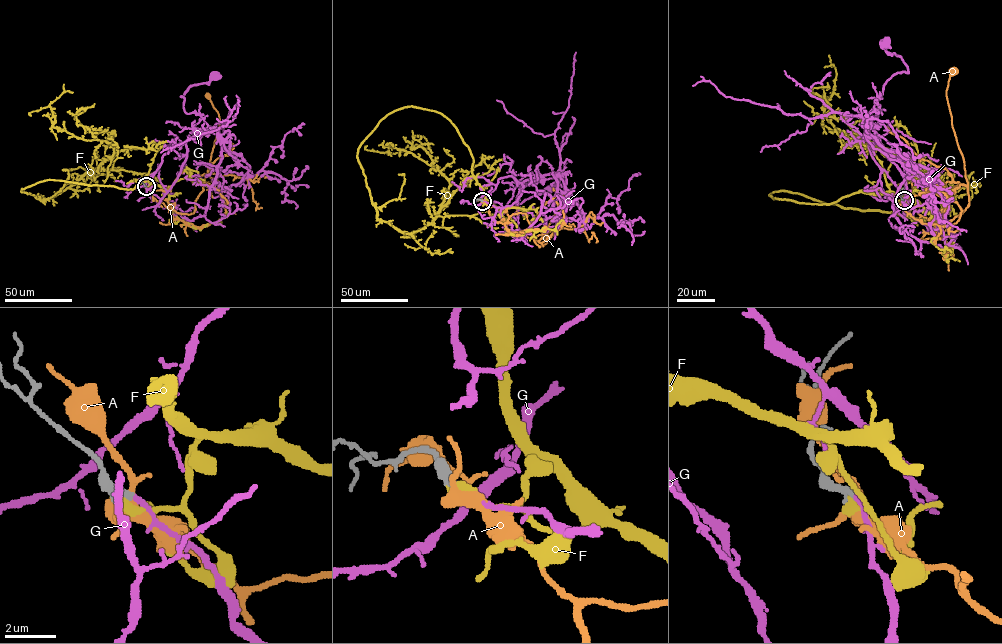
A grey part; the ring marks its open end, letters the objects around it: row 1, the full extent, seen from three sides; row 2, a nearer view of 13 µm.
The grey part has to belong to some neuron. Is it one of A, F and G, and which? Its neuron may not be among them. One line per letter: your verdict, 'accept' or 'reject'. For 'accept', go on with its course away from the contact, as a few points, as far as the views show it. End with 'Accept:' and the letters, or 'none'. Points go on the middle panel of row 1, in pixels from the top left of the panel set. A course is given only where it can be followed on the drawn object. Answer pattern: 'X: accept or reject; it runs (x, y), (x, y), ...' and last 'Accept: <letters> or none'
A: reject
F: reject
G: accept; it runs (482, 201), (510, 206), (522, 183), (537, 176), (544, 176), (519, 186), (519, 204), (551, 188)
Accept: G

